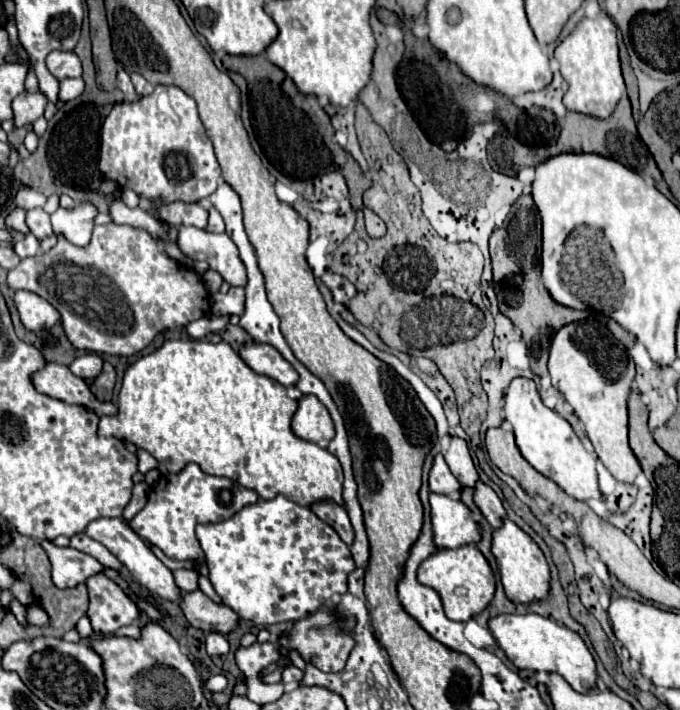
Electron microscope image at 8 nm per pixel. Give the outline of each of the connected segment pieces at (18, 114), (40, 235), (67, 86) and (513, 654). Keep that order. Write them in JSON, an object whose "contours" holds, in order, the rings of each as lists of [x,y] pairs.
{"contours":[[[[40,92],[18,94],[12,102],[12,110],[14,110],[12,122],[14,122],[14,126],[22,128],[26,124],[32,124],[36,118],[40,118],[44,114],[44,106],[46,106],[46,98]]],[[[32,208],[32,210],[28,210],[26,222],[28,222],[28,226],[30,226],[30,232],[38,238],[38,242],[42,242],[44,238],[52,236],[50,216],[48,216],[42,208]]],[[[68,78],[60,82],[60,100],[68,102],[78,98],[84,92],[84,80],[82,78]]],[[[502,614],[492,618],[488,626],[498,646],[506,652],[508,660],[516,668],[534,670],[534,672],[556,672],[580,694],[596,688],[596,678],[598,678],[596,662],[584,640],[570,628],[538,614],[524,614],[524,616]]]]}

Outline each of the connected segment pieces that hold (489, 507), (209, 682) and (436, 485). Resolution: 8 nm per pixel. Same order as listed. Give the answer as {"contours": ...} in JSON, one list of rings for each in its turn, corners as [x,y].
{"contours":[[[[484,482],[476,484],[476,494],[474,494],[474,502],[478,504],[478,508],[482,510],[482,514],[486,516],[486,520],[490,522],[490,526],[496,530],[502,526],[502,520],[506,518],[506,510],[502,506],[502,500],[498,498],[498,494],[486,486]]],[[[211,675],[205,682],[205,687],[212,692],[221,692],[227,688],[227,678],[222,675]]],[[[436,454],[436,458],[434,458],[434,466],[432,466],[432,472],[430,472],[430,490],[434,494],[444,494],[444,496],[462,490],[460,482],[450,472],[442,454]]]]}

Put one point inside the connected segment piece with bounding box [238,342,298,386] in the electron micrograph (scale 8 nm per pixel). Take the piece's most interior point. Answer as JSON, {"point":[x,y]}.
{"point":[262,358]}

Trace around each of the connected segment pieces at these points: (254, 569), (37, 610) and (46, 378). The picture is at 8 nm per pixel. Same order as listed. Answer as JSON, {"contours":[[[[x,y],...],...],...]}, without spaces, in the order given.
{"contours":[[[[276,496],[266,502],[258,500],[224,522],[200,524],[196,528],[196,536],[204,550],[210,570],[208,578],[216,594],[240,618],[252,620],[258,626],[300,620],[336,596],[348,592],[348,574],[354,570],[350,548],[340,540],[336,530],[324,524],[310,508],[298,506],[284,496]]],[[[34,606],[34,608],[26,608],[26,612],[28,612],[28,620],[30,620],[30,624],[34,624],[34,626],[40,626],[40,628],[44,628],[44,626],[48,626],[50,624],[50,618],[48,618],[48,614],[40,608],[40,606]]],[[[48,362],[44,370],[40,370],[32,376],[32,382],[38,392],[42,392],[50,398],[62,400],[66,404],[82,404],[98,416],[116,416],[118,414],[118,408],[112,402],[98,400],[90,392],[88,384],[82,378],[74,376],[70,372],[70,368],[64,364]]]]}

